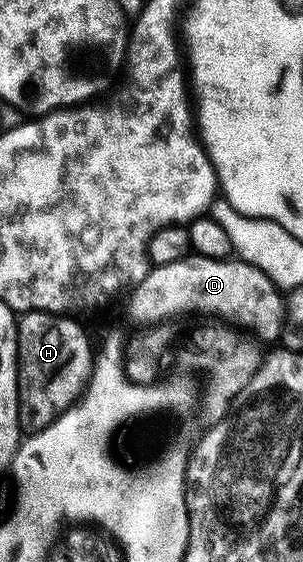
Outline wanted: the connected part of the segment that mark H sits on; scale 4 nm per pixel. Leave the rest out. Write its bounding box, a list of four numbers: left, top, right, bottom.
[18,311,92,432]

